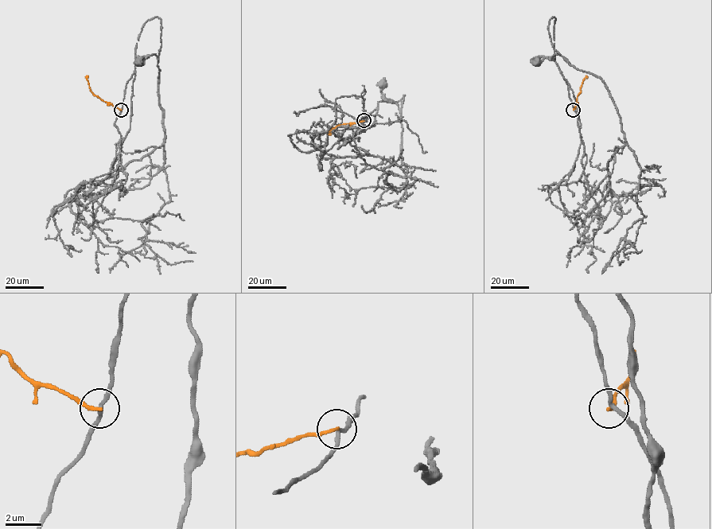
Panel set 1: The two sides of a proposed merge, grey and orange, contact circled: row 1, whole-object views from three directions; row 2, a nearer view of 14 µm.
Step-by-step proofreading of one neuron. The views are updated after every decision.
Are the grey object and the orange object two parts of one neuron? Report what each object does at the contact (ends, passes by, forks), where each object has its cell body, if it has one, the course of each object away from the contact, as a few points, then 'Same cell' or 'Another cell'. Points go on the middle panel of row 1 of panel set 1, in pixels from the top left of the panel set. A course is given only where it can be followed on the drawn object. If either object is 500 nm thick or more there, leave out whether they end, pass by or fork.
At the ring grey passes by. At the ring orange ends. Soma of grey: (382, 84). Soma of orange: none. Course of grey: (363, 120), (377, 109), (372, 126), (345, 140), (360, 155), (386, 158), (406, 173), (400, 114), (382, 84). Course of orange: (363, 120), (338, 125), (332, 127), (330, 133). Another cell

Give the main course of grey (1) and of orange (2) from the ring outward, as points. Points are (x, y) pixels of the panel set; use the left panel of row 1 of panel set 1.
1: (121, 109), (134, 73), (130, 130), (104, 196), (118, 173), (163, 141), (157, 59), (152, 54), (139, 62)
2: (121, 110), (91, 92), (86, 78), (87, 75)

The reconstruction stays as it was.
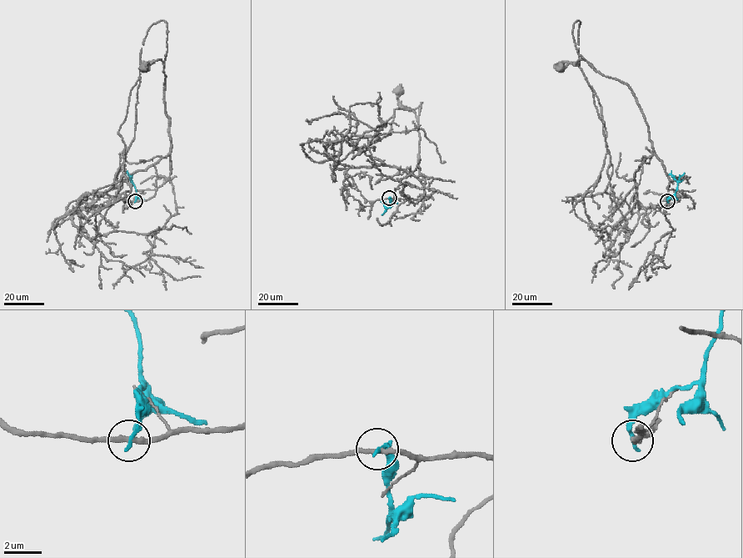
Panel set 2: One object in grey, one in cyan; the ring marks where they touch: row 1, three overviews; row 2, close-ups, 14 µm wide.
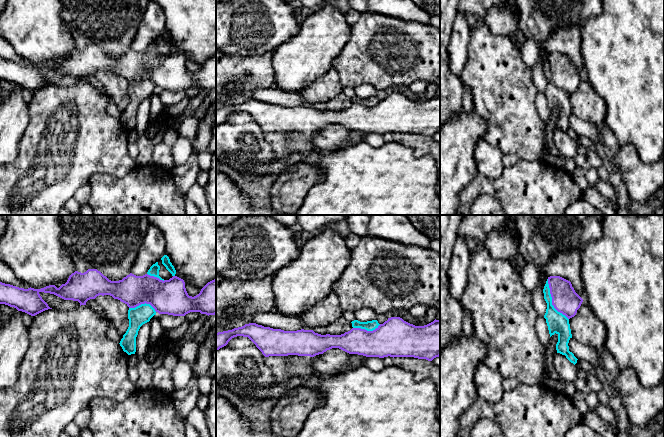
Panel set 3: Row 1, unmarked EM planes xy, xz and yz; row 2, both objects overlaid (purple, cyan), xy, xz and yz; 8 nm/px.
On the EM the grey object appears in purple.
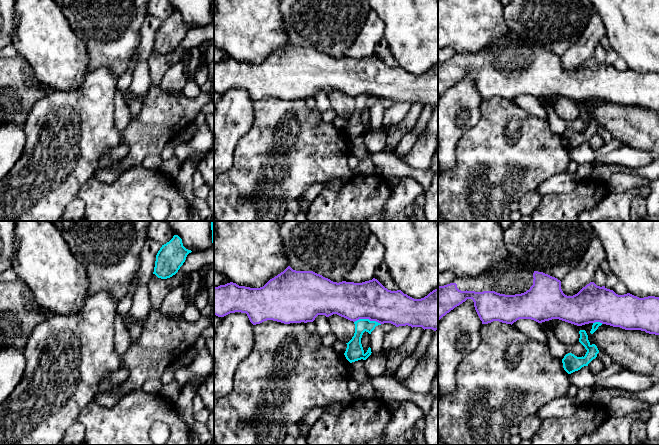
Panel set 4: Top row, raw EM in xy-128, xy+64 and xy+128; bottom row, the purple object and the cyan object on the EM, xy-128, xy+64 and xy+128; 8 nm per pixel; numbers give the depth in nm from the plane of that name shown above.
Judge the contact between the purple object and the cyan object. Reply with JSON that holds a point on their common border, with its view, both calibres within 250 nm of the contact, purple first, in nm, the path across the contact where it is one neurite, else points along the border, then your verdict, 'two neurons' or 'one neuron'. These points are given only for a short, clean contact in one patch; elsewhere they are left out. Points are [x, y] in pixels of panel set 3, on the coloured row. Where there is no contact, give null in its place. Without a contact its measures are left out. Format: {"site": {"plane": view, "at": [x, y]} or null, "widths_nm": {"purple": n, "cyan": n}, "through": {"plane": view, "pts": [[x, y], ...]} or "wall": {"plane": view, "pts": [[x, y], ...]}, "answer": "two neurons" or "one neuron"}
{"site": {"plane": "yz", "at": [552, 300]}, "widths_nm": {"purple": 220, "cyan": 160}, "answer": "two neurons"}

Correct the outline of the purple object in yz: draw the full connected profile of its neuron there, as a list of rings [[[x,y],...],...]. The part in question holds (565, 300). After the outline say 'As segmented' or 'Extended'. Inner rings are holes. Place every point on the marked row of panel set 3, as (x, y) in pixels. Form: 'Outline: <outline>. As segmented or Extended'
Outline: [[[560,276],[548,277],[552,305],[568,319],[574,317],[583,299],[575,292],[570,281]]]. As segmented

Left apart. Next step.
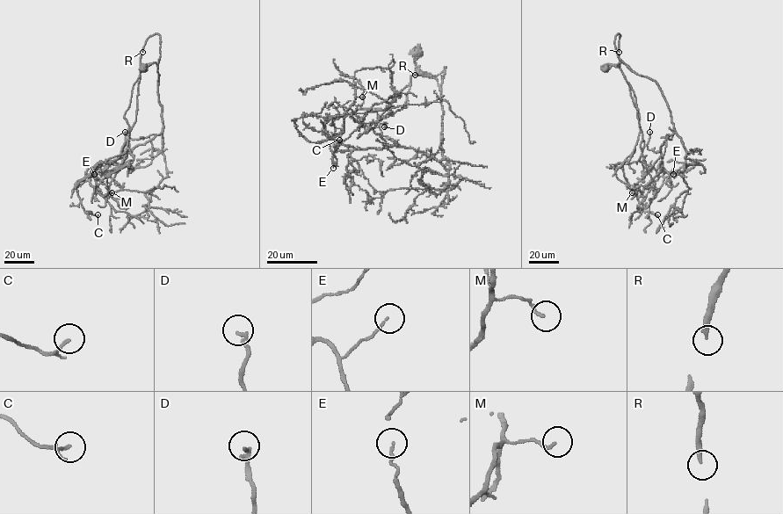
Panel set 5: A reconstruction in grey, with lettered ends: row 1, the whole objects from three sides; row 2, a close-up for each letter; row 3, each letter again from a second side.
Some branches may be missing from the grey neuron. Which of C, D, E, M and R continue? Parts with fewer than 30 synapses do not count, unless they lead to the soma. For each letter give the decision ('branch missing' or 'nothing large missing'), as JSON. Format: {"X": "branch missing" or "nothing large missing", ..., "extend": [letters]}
{"C": "nothing large missing", "D": "nothing large missing", "E": "nothing large missing", "M": "nothing large missing", "R": "nothing large missing", "extend": []}

